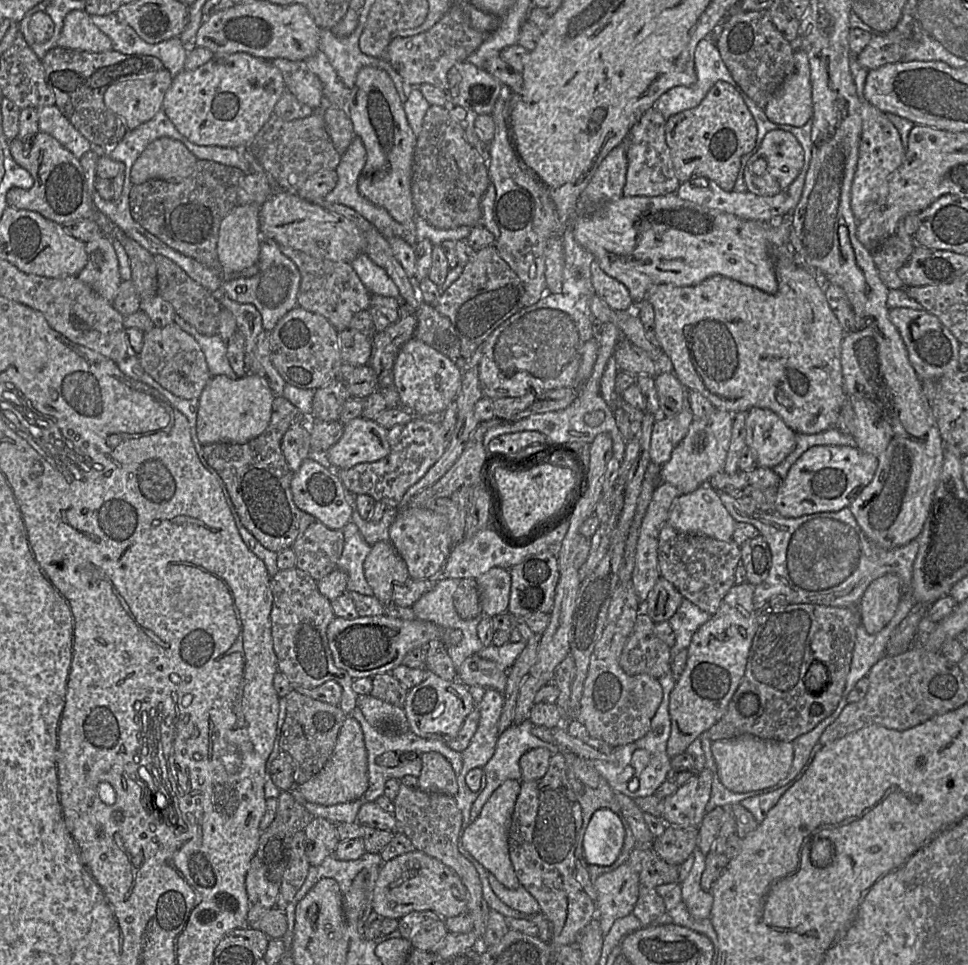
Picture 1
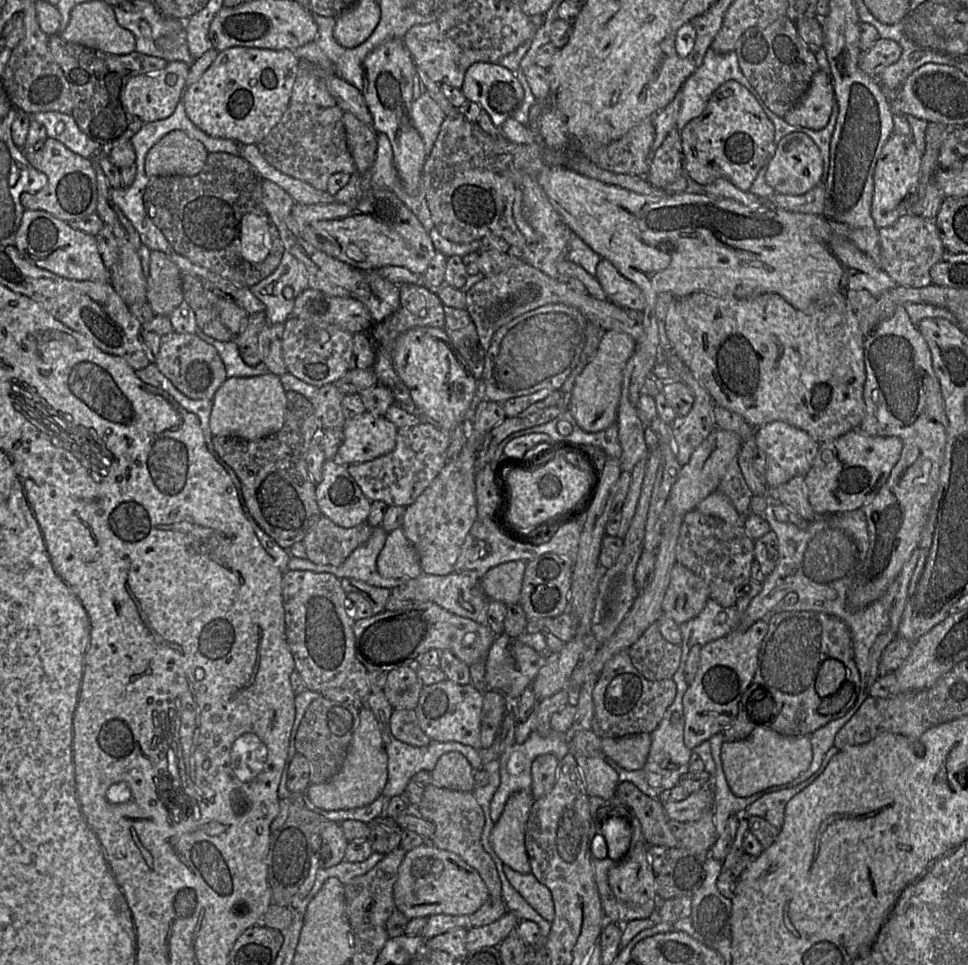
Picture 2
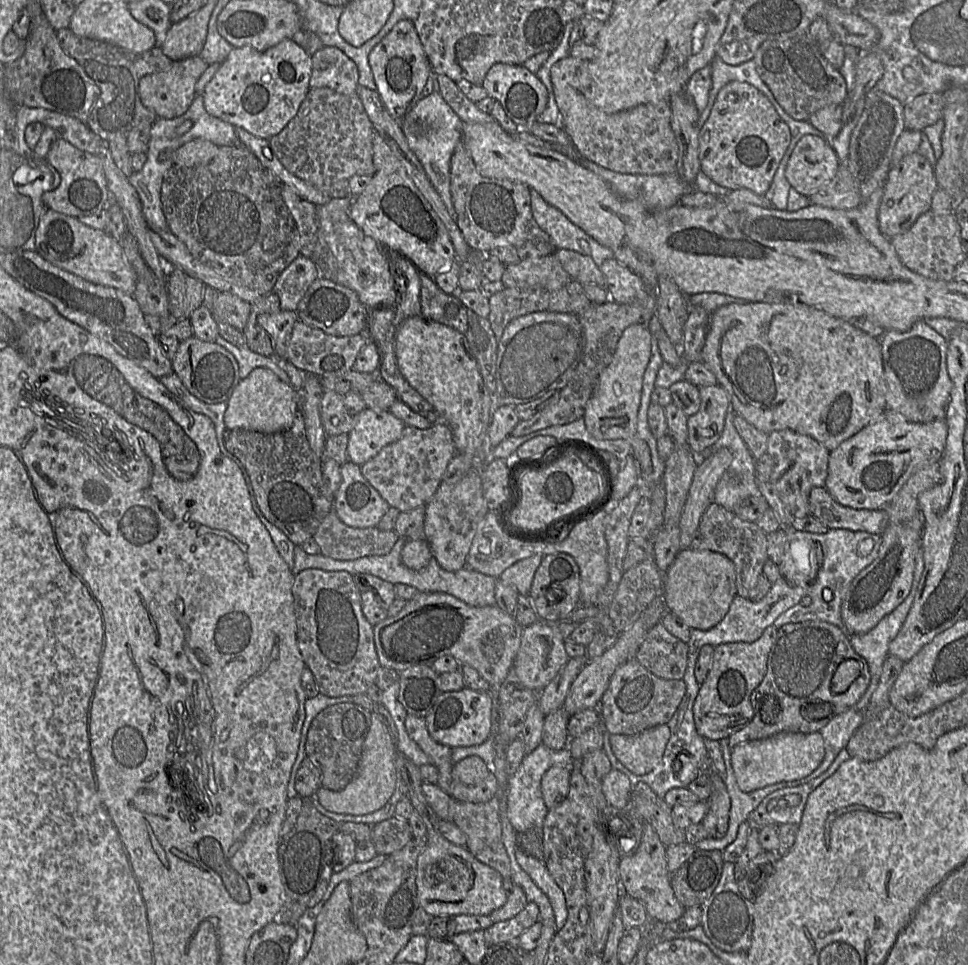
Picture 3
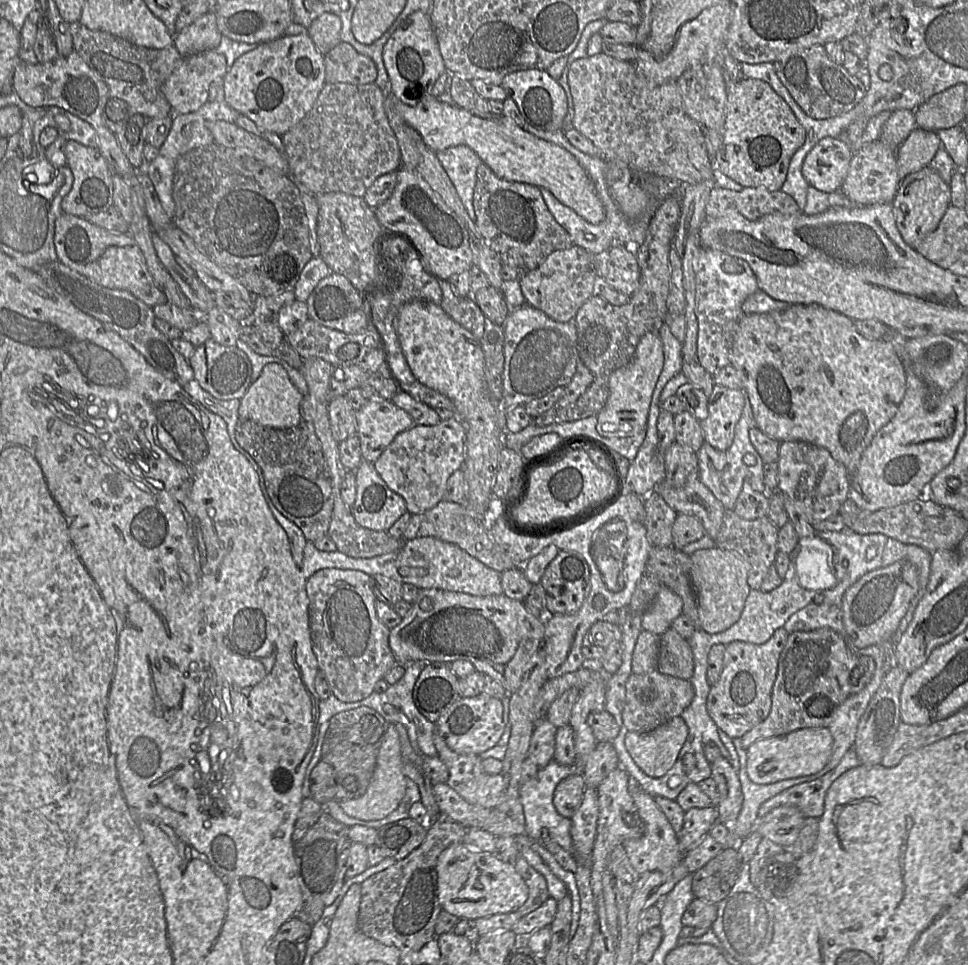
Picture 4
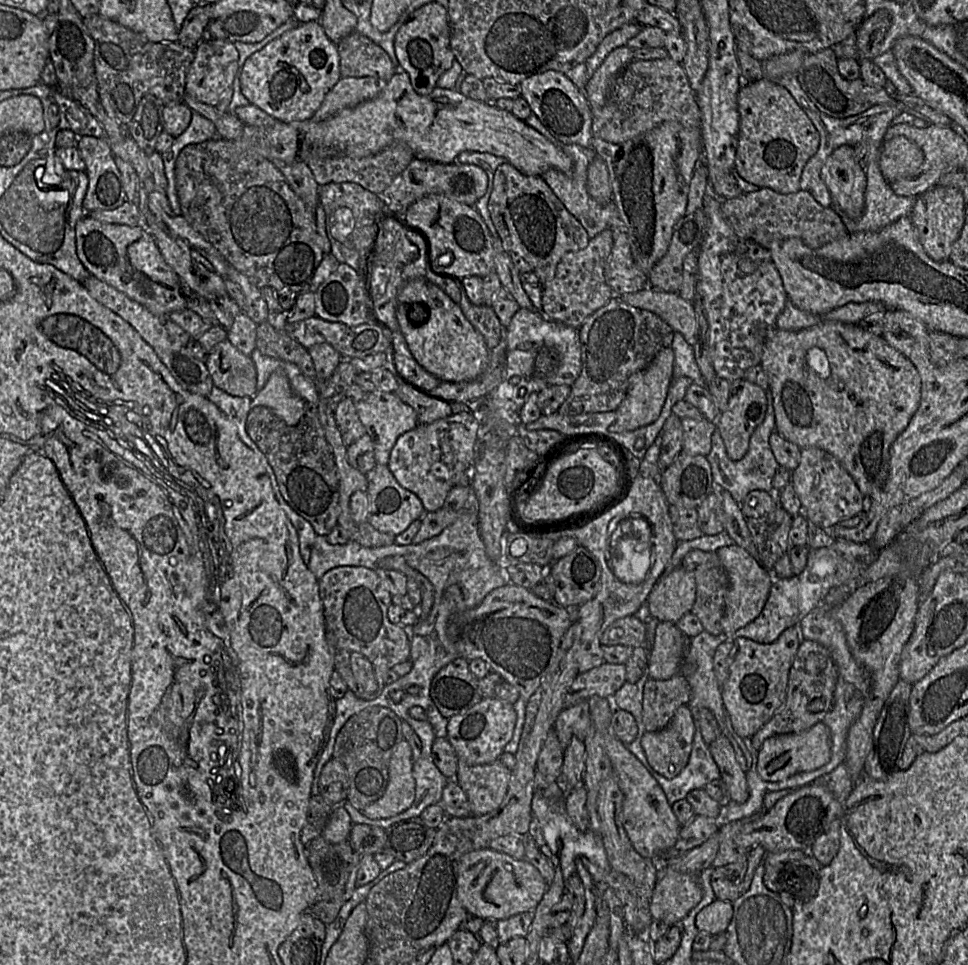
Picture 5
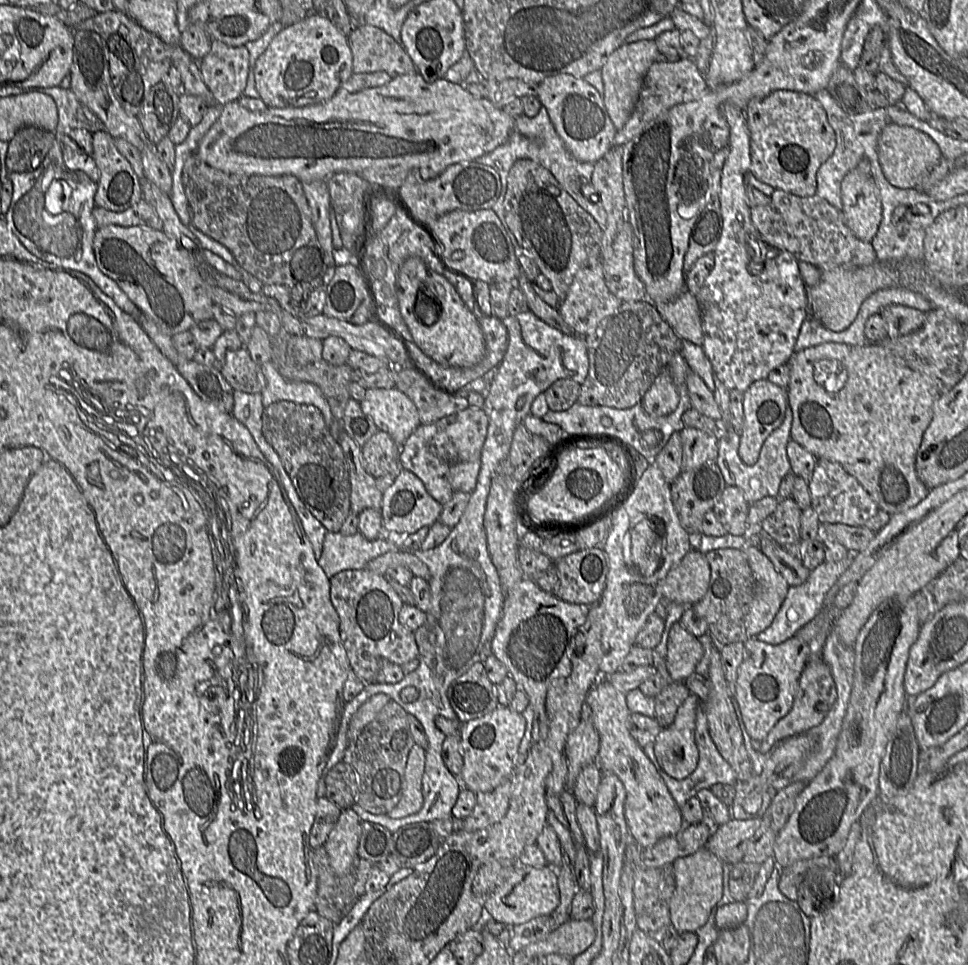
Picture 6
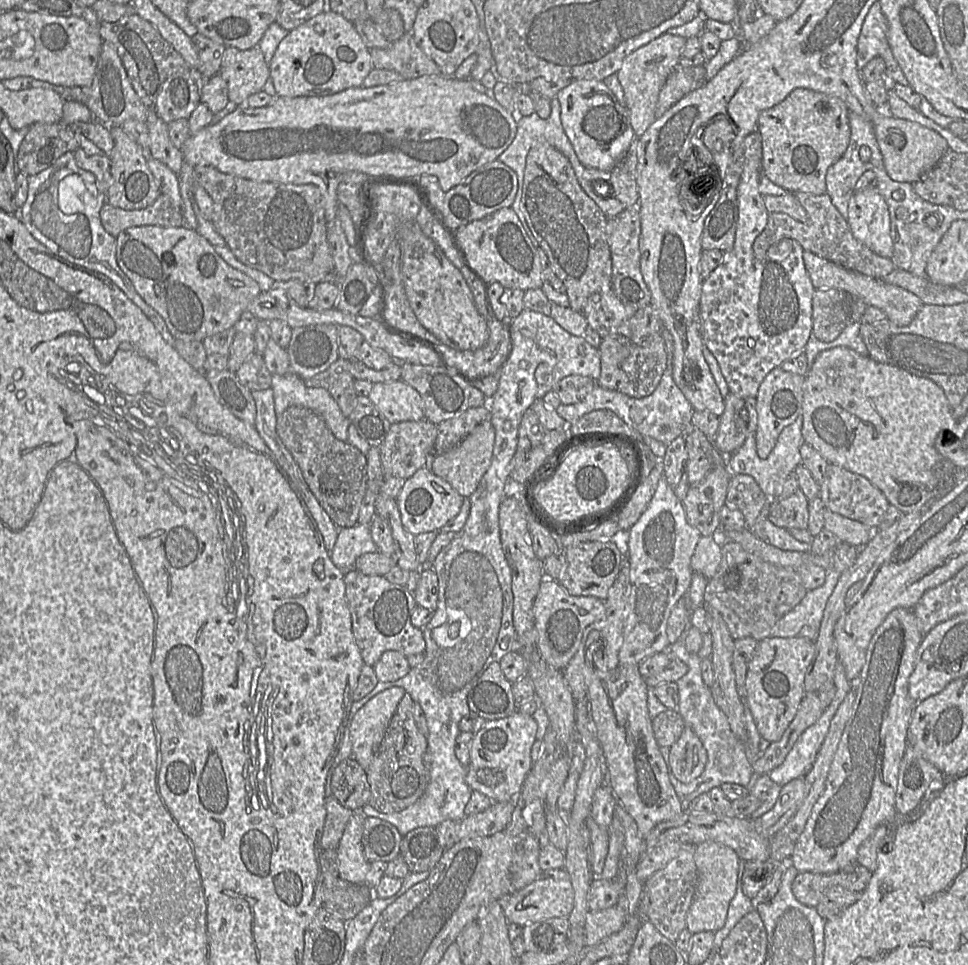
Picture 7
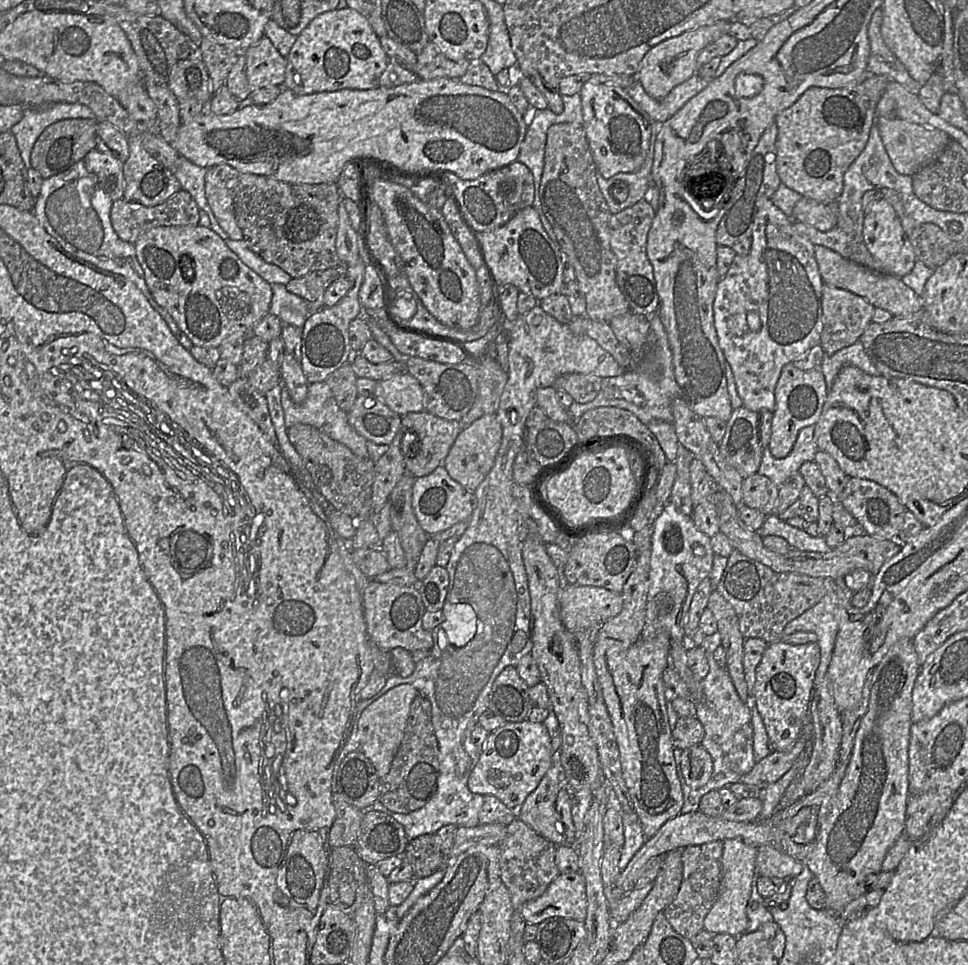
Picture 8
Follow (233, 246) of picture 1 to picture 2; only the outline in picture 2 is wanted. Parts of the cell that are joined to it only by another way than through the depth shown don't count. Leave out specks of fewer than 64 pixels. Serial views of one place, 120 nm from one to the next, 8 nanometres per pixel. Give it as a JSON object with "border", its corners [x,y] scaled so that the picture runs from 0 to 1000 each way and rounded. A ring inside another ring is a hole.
{"border":[[[257,222],[251,227],[249,265],[260,273],[273,270],[281,257],[280,231],[276,222]]]}

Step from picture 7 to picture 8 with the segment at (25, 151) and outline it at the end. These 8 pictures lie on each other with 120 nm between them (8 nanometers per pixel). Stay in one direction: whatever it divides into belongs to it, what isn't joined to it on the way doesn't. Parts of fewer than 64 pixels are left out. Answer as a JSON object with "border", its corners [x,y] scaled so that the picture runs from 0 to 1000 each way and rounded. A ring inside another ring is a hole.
{"border":[[[66,123],[45,134],[37,145],[31,161],[31,173],[38,176],[44,185],[69,177],[99,153],[100,123]]]}

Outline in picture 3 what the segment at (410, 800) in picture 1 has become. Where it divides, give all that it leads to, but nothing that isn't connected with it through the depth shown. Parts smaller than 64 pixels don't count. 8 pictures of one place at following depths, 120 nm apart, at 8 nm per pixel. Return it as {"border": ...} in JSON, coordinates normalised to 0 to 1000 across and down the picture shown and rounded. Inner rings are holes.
{"border":[[[513,826],[501,832],[488,832],[468,828],[464,832],[464,852],[469,853],[480,865],[480,878],[498,894],[508,898],[520,910],[521,920],[528,908],[528,894],[519,872],[519,855],[514,842]]]}

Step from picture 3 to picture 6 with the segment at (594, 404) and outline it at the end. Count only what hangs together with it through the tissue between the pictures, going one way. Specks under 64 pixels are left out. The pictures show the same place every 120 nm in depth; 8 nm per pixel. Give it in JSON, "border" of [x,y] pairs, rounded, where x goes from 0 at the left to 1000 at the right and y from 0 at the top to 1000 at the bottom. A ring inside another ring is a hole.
{"border":[[[690,380],[686,381],[663,411],[661,418],[671,430],[687,431],[696,426],[701,409]]]}

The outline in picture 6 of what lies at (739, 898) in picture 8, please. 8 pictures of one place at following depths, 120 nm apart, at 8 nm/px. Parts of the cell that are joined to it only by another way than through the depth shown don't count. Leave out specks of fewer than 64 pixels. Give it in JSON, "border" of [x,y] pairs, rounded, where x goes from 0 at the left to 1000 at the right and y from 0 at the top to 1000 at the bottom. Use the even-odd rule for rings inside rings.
{"border":[[[726,878],[715,886],[698,890],[694,897],[697,909],[697,922],[691,934],[694,961],[702,968],[718,966],[731,955],[736,943],[741,940],[747,930],[749,896],[740,886]]]}

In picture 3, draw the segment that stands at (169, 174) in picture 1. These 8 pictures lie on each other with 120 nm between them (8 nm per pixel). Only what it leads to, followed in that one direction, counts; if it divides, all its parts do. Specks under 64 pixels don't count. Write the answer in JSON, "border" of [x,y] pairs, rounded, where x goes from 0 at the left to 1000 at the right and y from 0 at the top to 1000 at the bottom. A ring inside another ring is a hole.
{"border":[[[202,143],[187,150],[179,158],[166,158],[164,166],[176,166],[179,172],[201,173],[215,169],[225,156],[218,146]]]}

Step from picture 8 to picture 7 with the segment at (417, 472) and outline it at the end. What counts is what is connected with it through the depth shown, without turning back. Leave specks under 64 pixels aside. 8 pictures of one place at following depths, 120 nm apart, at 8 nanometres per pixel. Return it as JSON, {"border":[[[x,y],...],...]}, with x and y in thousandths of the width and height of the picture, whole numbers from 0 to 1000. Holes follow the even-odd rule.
{"border":[[[437,434],[434,436],[417,436],[404,440],[396,459],[392,462],[393,478],[397,494],[410,494],[416,497],[424,495],[433,486],[443,484],[451,454],[451,440]]]}

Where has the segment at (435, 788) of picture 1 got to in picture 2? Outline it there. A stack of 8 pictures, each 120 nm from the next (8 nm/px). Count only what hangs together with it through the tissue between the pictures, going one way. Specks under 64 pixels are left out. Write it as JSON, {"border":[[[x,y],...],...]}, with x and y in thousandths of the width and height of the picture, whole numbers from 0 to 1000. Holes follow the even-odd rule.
{"border":[[[473,779],[455,783],[445,799],[445,813],[477,821],[488,821],[491,816],[491,797],[485,788]]]}

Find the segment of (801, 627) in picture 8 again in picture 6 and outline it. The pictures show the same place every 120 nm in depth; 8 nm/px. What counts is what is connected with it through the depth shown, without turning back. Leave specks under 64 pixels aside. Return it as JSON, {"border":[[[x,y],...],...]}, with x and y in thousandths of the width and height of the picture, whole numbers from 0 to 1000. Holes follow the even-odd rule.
{"border":[[[877,572],[875,577],[868,581],[852,581],[848,583],[837,593],[838,595],[830,605],[816,607],[813,618],[799,645],[794,650],[782,657],[781,661],[785,664],[802,668],[822,658],[825,651],[839,642],[849,632],[853,615],[879,585],[882,580],[882,573],[885,572]]]}

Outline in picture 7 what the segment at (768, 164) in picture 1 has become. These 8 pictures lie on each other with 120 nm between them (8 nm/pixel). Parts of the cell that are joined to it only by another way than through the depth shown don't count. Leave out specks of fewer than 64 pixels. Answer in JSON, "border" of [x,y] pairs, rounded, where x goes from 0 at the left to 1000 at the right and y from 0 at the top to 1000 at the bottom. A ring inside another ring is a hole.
{"border":[[[905,194],[892,195],[881,200],[874,229],[887,251],[908,265],[920,268],[923,250],[918,218]]]}

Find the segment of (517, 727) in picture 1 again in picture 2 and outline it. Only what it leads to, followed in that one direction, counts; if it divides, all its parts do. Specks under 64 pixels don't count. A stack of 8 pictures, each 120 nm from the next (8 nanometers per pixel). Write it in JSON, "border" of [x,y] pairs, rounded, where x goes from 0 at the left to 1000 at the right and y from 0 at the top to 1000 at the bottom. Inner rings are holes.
{"border":[[[552,756],[545,766],[539,770],[532,770],[522,776],[517,784],[514,785],[517,792],[517,813],[513,820],[511,821],[507,834],[505,837],[505,844],[501,845],[501,856],[499,859],[500,867],[505,867],[507,860],[510,857],[508,851],[513,851],[521,838],[521,835],[525,827],[537,819],[549,820],[550,815],[550,803],[549,803],[549,793],[554,784],[563,781],[570,781],[575,784],[577,788],[583,785],[586,781],[589,780],[589,773],[583,766],[583,762],[569,761],[568,763],[558,762],[554,756]],[[582,763],[582,764],[581,764]]]}

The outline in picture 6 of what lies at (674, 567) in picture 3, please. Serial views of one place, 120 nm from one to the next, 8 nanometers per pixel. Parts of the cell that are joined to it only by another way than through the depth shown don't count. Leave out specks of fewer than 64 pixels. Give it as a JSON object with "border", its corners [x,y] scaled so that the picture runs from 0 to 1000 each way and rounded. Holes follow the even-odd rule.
{"border":[[[771,565],[767,570],[782,603],[782,615],[770,640],[772,658],[780,660],[796,648],[816,606],[801,590],[796,580],[782,567]]]}

